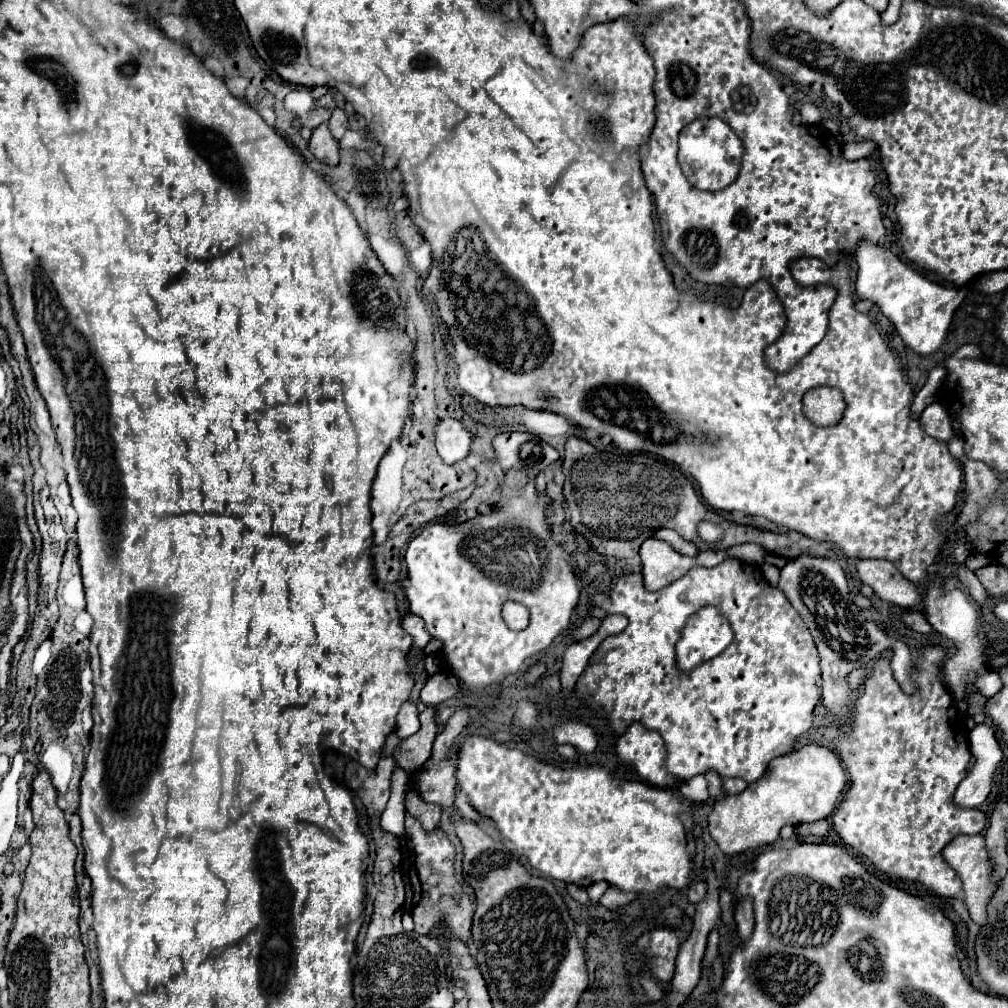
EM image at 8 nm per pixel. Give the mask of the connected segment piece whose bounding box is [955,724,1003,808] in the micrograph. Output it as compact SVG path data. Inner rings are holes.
M977 724L971 730L969 744L975 756L975 766L957 786L955 804L963 808L977 808L991 792L991 780L999 762L1003 760L1003 750L995 738L995 730L987 724Z

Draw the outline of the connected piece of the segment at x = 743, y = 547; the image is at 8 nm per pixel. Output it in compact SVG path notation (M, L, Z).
M739 544L733 546L729 552L735 554L735 558L741 558L743 562L751 562L751 564L761 564L765 550L759 544Z

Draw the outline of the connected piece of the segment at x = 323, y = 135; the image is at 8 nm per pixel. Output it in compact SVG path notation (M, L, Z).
M321 124L311 140L309 140L309 152L323 164L337 166L339 164L339 142L331 136L327 124Z

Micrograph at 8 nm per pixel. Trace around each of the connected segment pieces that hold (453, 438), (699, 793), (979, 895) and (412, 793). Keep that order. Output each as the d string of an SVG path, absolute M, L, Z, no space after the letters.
M447 416L435 424L435 446L447 464L455 464L469 454L471 434L455 418Z
M703 774L693 776L693 778L685 780L685 782L681 782L679 790L681 790L683 798L689 800L689 802L705 802L705 800L709 798L709 792L707 792L707 780L705 780Z
M977 834L977 836L957 836L943 848L943 858L959 874L959 878L963 882L965 904L967 904L967 908L971 912L971 918L983 926L985 920L987 920L985 906L991 900L991 896L995 894L995 890L997 890L997 886L991 882L993 866L991 866L991 860L987 856L987 850L985 850L985 838L981 834Z
M409 786L407 796L405 796L405 810L407 810L411 816L415 816L427 832L435 830L437 824L439 824L439 818L441 818L441 808L435 806L435 804L423 802L421 796L417 794L417 790L411 788L411 786Z

